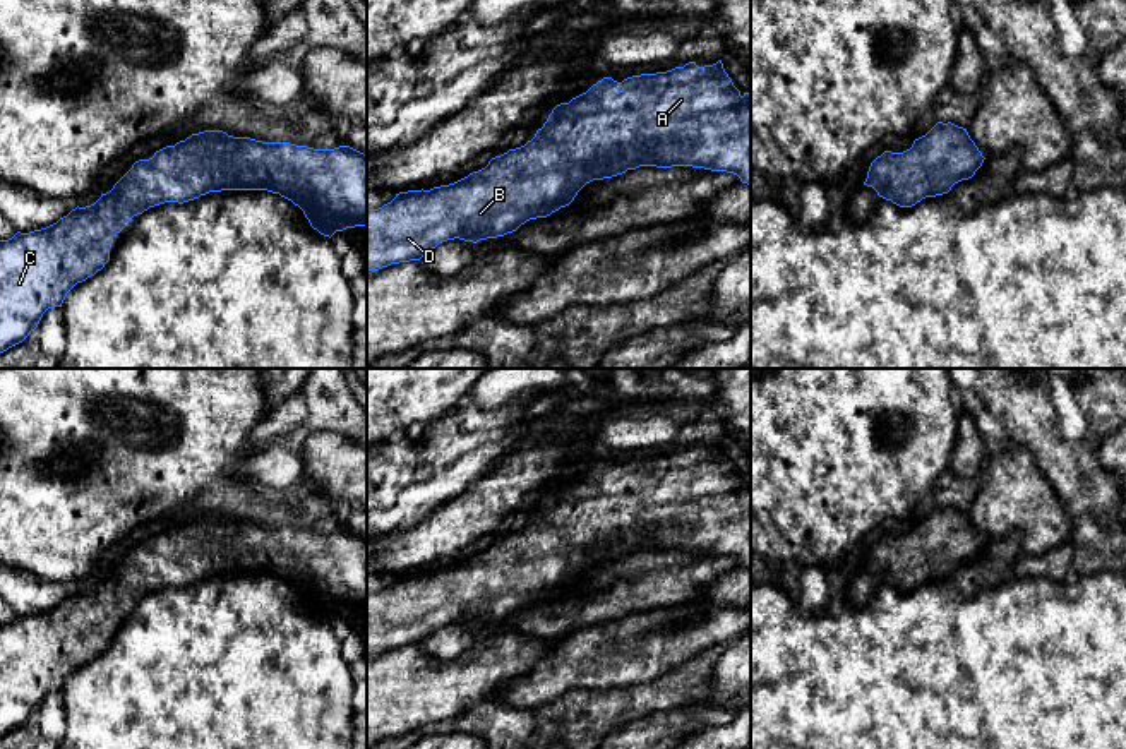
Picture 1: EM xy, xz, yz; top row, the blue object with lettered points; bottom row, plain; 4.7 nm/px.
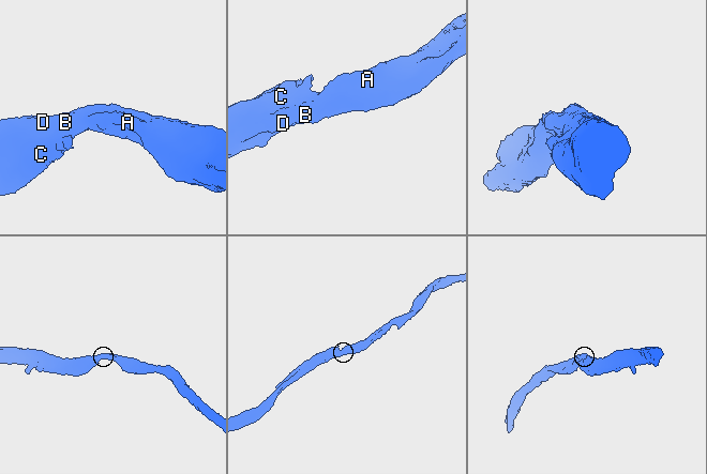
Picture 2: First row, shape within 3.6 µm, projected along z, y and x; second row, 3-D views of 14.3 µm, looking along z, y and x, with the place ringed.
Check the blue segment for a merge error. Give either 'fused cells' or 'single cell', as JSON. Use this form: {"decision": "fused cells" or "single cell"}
{"decision": "single cell"}

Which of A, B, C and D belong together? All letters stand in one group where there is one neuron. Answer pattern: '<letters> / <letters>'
A B C D

